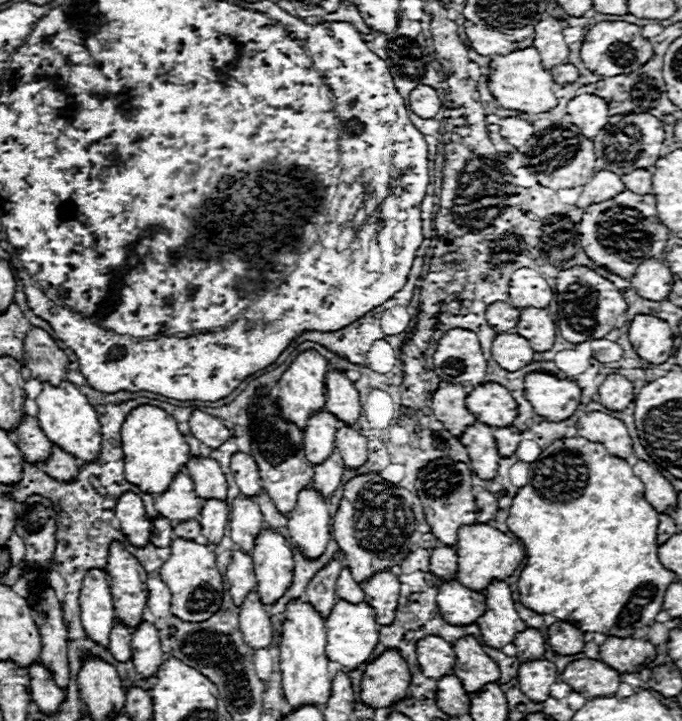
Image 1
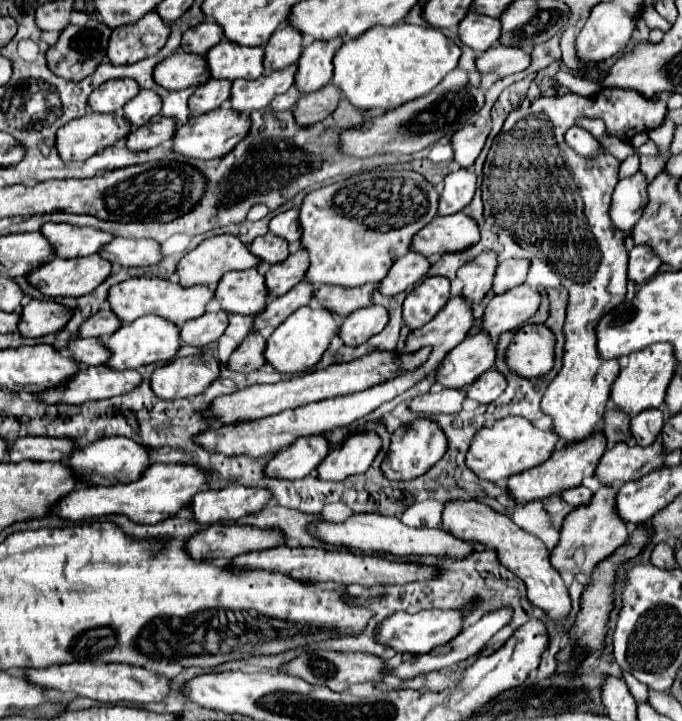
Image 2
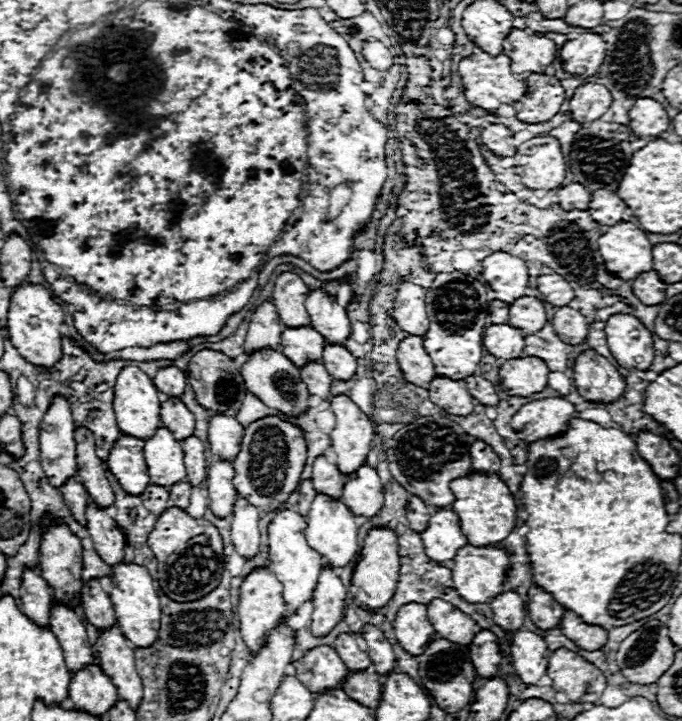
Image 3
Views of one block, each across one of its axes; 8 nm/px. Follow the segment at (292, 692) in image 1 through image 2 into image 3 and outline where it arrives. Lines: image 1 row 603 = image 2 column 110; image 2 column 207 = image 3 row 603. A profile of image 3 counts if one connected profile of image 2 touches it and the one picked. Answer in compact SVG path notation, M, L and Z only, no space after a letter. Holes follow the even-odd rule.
M292 510L278 512L276 518L272 520L272 524L268 526L268 554L270 554L268 558L272 562L272 572L274 572L276 580L280 580L284 586L282 594L286 600L286 608L290 612L296 612L304 602L312 600L318 576L324 566L320 554L308 546L304 532L306 532L304 516L300 516L298 512L292 512Z

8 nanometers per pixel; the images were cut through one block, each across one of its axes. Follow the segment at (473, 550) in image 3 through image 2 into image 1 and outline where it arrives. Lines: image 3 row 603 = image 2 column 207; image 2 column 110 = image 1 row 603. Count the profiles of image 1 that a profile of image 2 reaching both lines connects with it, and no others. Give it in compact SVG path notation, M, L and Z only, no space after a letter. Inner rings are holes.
M504 580L490 582L490 586L484 588L484 596L486 612L476 620L476 624L480 626L486 646L502 648L510 644L518 632L524 632L526 624L520 620L510 586Z

